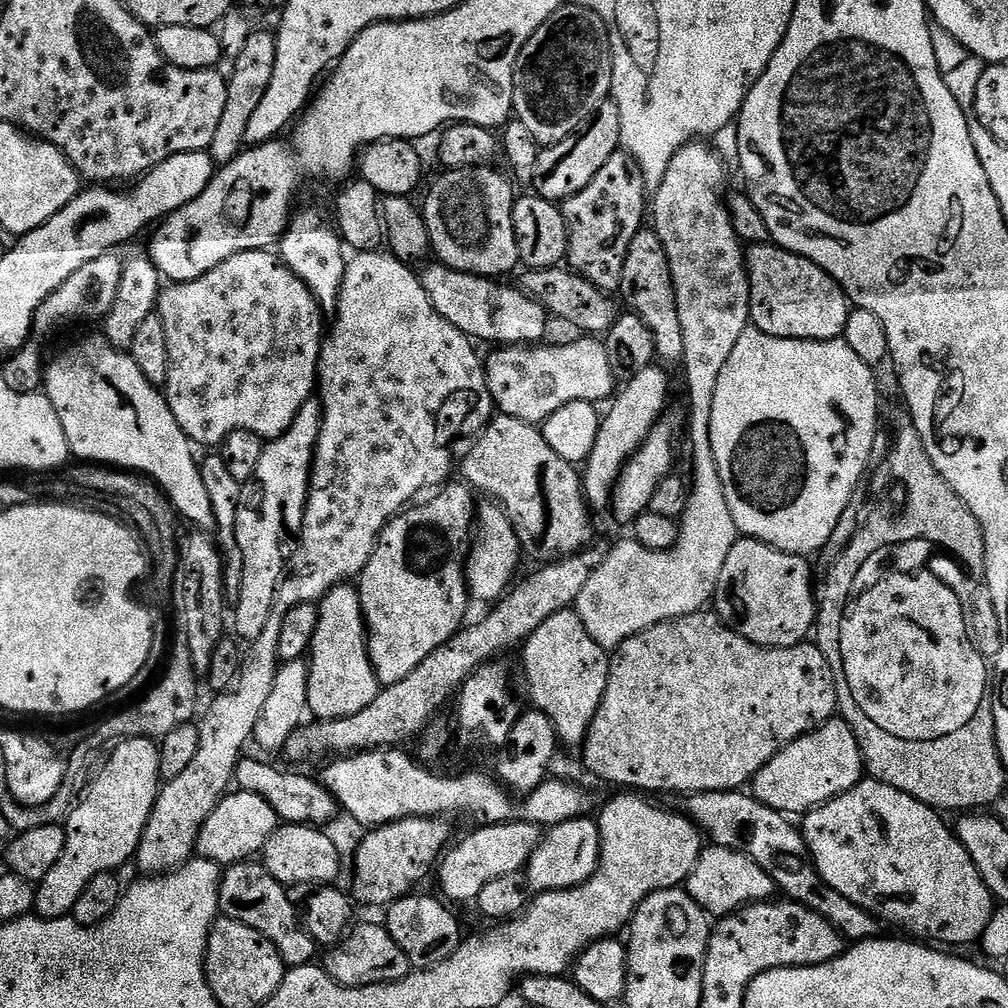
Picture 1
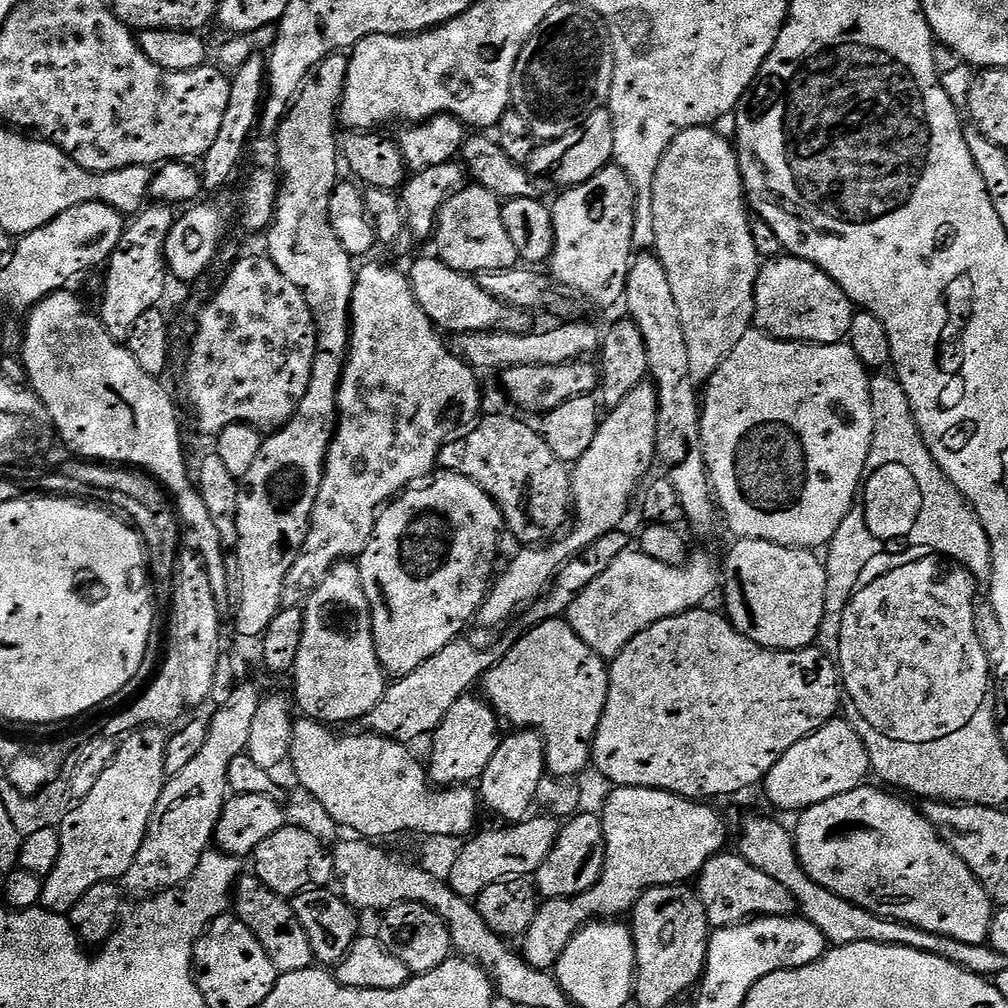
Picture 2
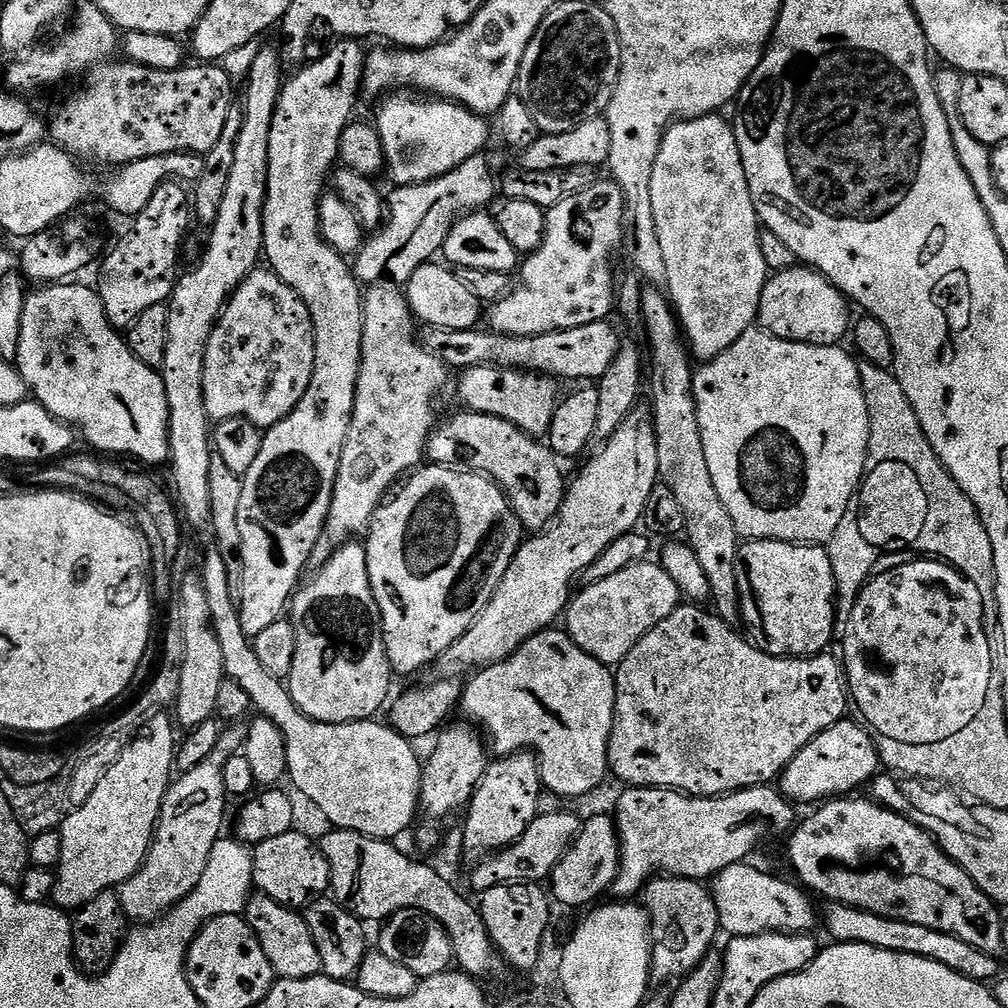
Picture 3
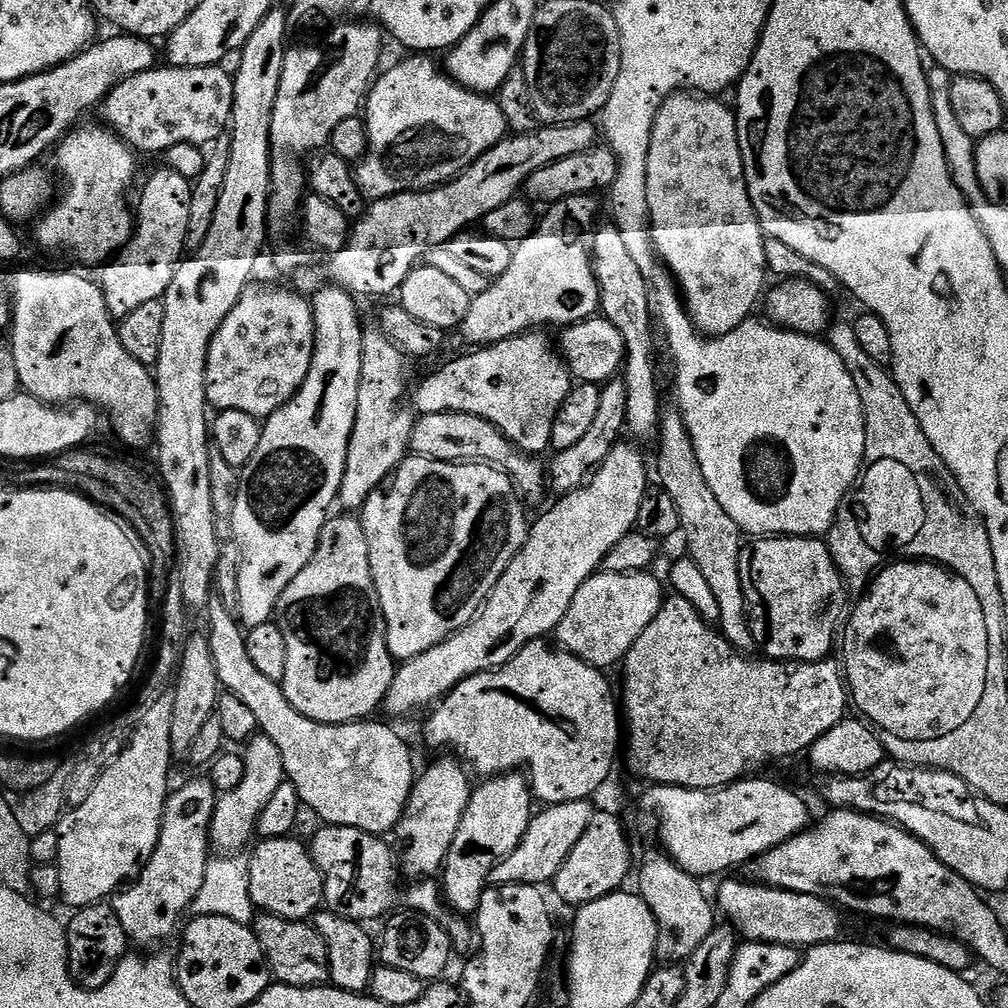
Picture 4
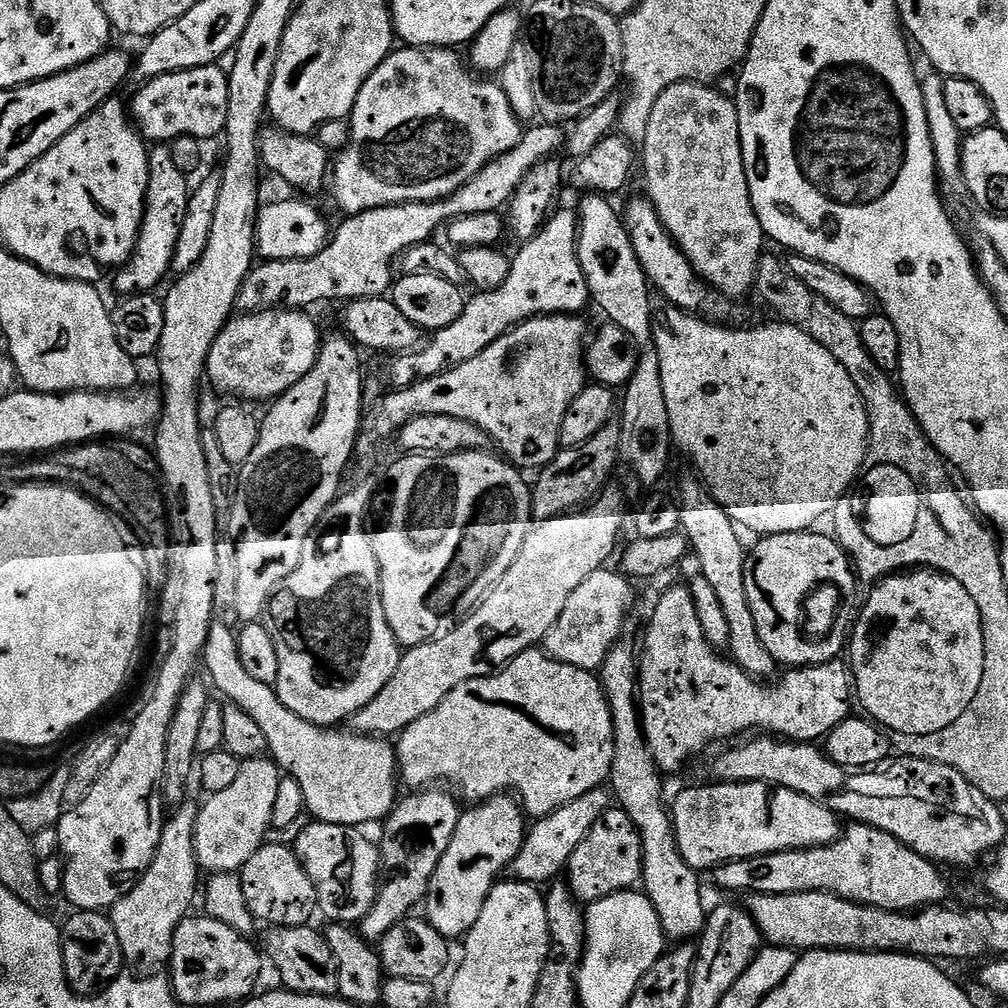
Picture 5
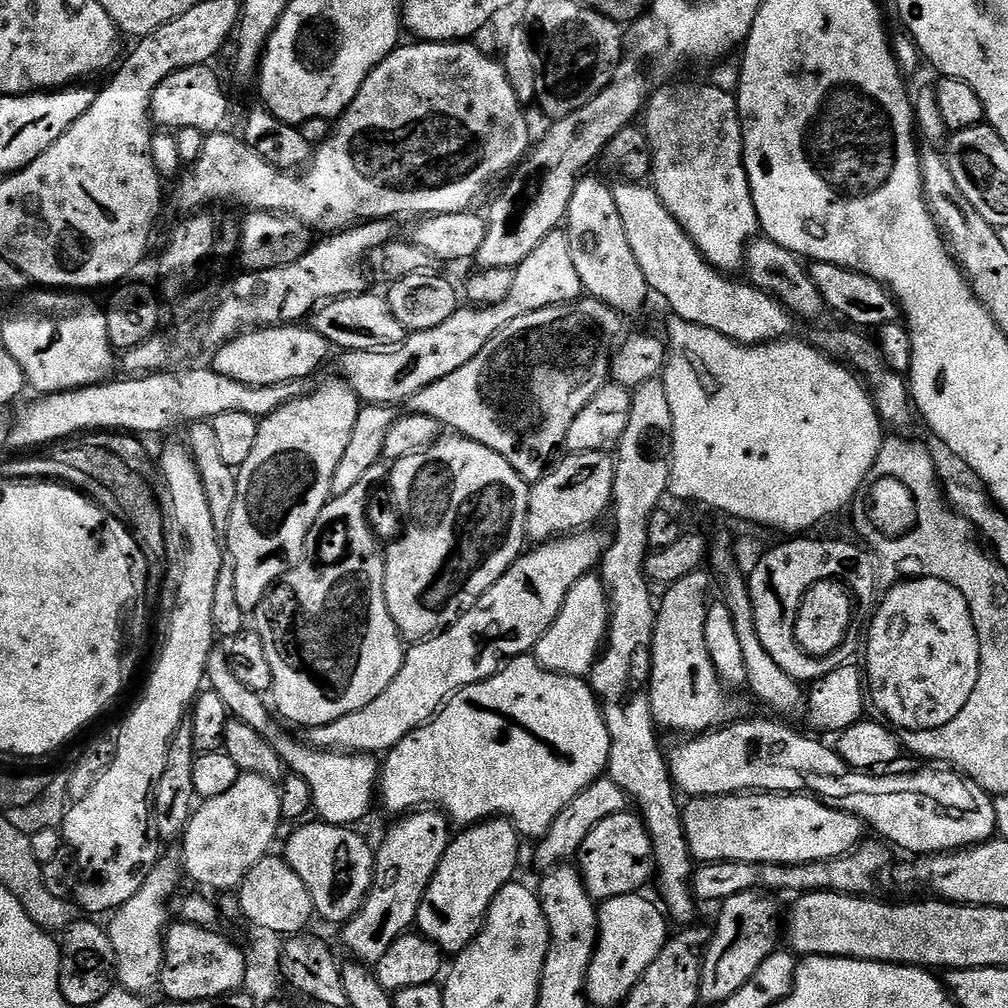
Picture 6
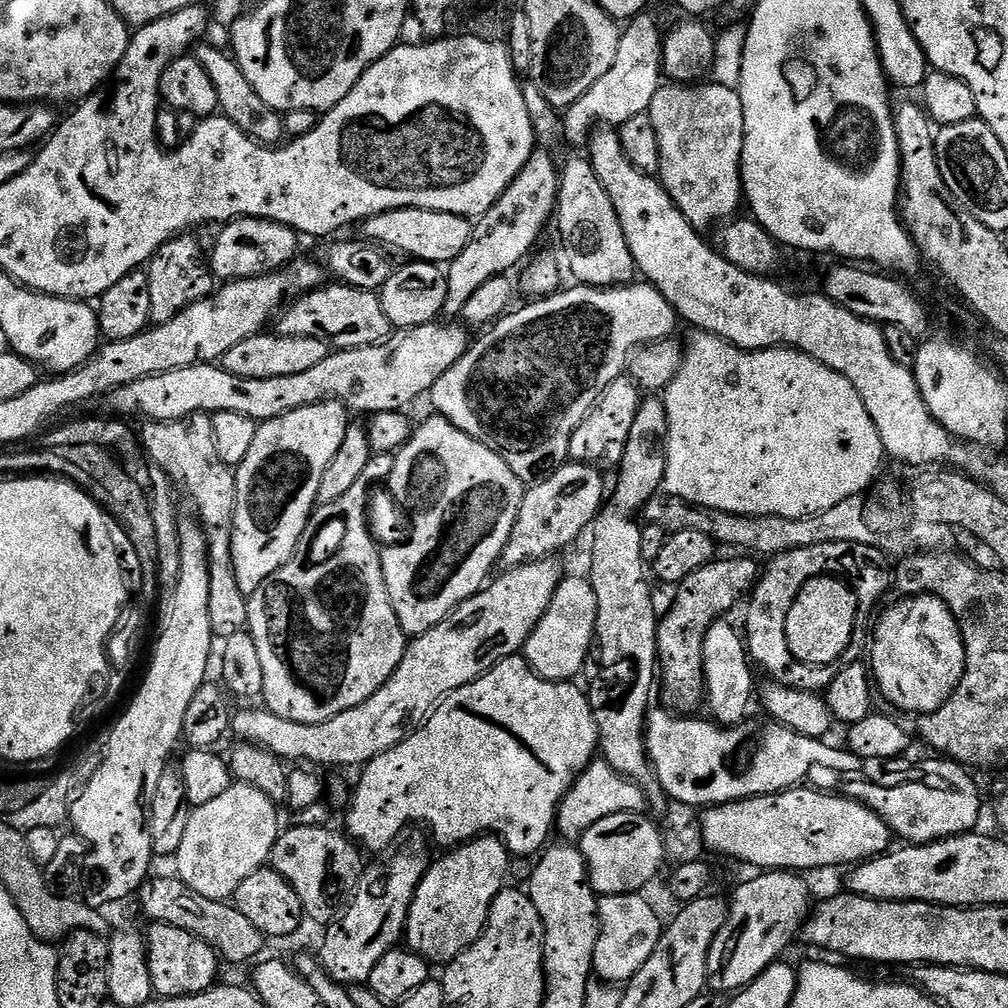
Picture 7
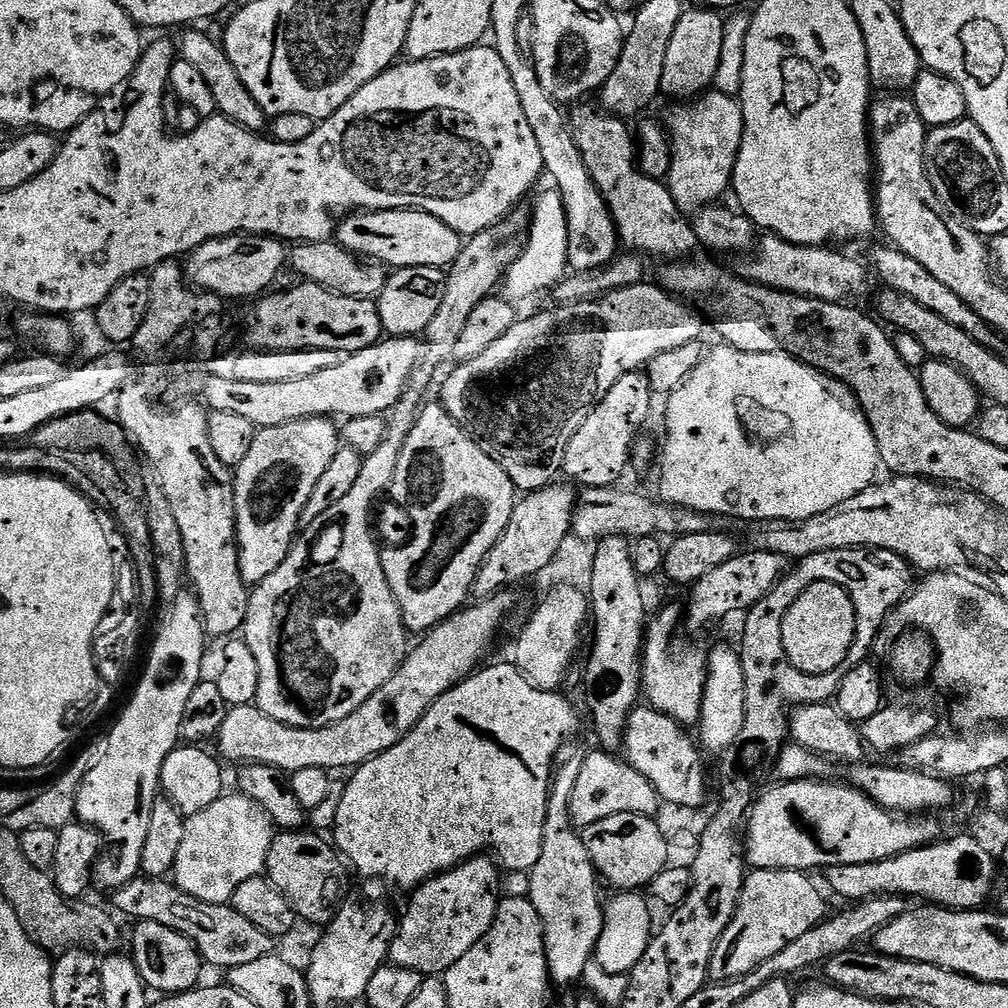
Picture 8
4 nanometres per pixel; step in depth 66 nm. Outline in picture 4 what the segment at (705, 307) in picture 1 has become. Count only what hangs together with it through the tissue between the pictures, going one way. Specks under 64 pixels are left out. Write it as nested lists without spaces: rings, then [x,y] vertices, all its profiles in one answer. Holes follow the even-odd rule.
[[[688,90],[675,92],[666,98],[654,118],[650,158],[646,162],[646,198],[652,219],[652,242],[678,285],[692,327],[709,338],[730,334],[750,319],[755,313],[752,311],[756,303],[761,303],[765,291],[764,276],[768,272],[764,225],[756,215],[748,193],[736,114],[720,100],[723,99],[693,94]]]

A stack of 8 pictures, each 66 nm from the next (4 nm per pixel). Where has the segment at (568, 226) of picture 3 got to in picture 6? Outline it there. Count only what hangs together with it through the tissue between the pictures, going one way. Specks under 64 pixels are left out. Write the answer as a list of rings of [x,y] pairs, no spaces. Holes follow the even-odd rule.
[[[563,231],[551,232],[542,238],[538,250],[530,254],[514,269],[514,286],[510,294],[497,304],[487,306],[457,307],[446,322],[430,330],[408,332],[397,348],[385,348],[375,352],[344,352],[341,355],[340,368],[343,379],[356,391],[364,404],[386,404],[389,406],[407,405],[426,386],[462,370],[474,354],[482,351],[482,346],[494,338],[498,330],[505,328],[514,318],[530,314],[559,304],[573,304],[585,295],[582,278],[574,270],[574,258],[570,258],[570,246]]]

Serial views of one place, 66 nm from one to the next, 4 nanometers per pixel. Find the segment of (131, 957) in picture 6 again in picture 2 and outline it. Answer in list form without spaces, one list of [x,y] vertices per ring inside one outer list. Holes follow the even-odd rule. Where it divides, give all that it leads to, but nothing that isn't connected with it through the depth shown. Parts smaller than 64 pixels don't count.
[[[241,683],[230,702],[221,705],[217,713],[211,716],[201,753],[181,774],[171,777],[159,795],[142,847],[122,878],[125,891],[140,892],[142,896],[155,895],[166,889],[180,887],[192,876],[202,854],[211,847],[218,818],[228,801],[230,762],[247,751],[250,729],[261,703],[262,694],[257,688],[252,684]]]

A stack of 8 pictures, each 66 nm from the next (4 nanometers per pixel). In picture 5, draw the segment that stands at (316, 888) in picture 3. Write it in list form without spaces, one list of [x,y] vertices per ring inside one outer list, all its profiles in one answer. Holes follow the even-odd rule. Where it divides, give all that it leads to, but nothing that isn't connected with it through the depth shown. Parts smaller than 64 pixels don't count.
[[[265,842],[239,873],[243,893],[246,894],[246,906],[250,906],[250,914],[261,925],[268,924],[272,928],[293,928],[308,926],[313,923],[312,915],[317,915],[319,896],[310,874],[304,869],[304,864],[296,855],[295,847],[284,844]]]

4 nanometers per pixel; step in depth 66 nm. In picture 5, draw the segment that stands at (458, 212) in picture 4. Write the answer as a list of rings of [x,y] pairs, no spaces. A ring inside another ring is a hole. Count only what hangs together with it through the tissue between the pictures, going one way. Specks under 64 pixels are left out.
[[[536,122],[531,125],[532,128],[523,133],[518,142],[518,146],[514,146],[514,150],[510,150],[506,154],[502,154],[498,158],[494,158],[488,163],[486,167],[478,174],[474,174],[474,178],[470,182],[466,182],[457,192],[450,194],[444,200],[431,200],[430,202],[414,202],[413,204],[395,204],[394,206],[382,206],[374,210],[366,210],[365,212],[358,212],[344,218],[340,224],[340,229],[331,233],[330,239],[326,247],[318,254],[314,254],[314,258],[306,258],[305,260],[269,260],[267,262],[260,262],[253,267],[252,271],[248,273],[248,277],[242,282],[242,290],[240,296],[236,299],[236,307],[241,313],[247,314],[249,312],[266,312],[270,308],[280,308],[283,306],[288,310],[308,310],[311,309],[311,304],[320,304],[323,300],[340,300],[339,302],[351,302],[354,300],[365,300],[371,296],[384,296],[385,293],[391,289],[394,283],[394,275],[392,276],[392,268],[394,272],[394,265],[399,261],[401,254],[406,250],[410,250],[410,246],[415,244],[426,244],[433,239],[432,236],[436,231],[443,229],[445,226],[452,223],[452,221],[462,218],[463,216],[473,216],[474,214],[486,214],[487,212],[500,212],[511,201],[512,196],[518,190],[518,186],[522,182],[522,178],[526,178],[526,174],[530,174],[530,170],[534,170],[534,166],[545,163],[549,158],[555,154],[559,148],[563,149],[566,144],[566,132],[559,124],[550,124],[547,122]]]

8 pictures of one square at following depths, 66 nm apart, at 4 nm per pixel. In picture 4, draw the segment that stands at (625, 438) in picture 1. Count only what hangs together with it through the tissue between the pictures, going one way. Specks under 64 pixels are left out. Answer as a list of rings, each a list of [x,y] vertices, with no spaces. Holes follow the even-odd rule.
[[[632,442],[615,444],[582,487],[557,499],[560,501],[545,516],[535,517],[520,553],[498,578],[498,586],[474,619],[426,654],[418,654],[418,658],[405,660],[397,667],[383,711],[408,716],[427,704],[435,705],[467,676],[501,668],[530,642],[555,633],[566,610],[570,610],[570,602],[574,602],[574,594],[601,571],[610,550],[636,528],[642,498],[650,490],[650,468],[644,465],[639,450]]]

